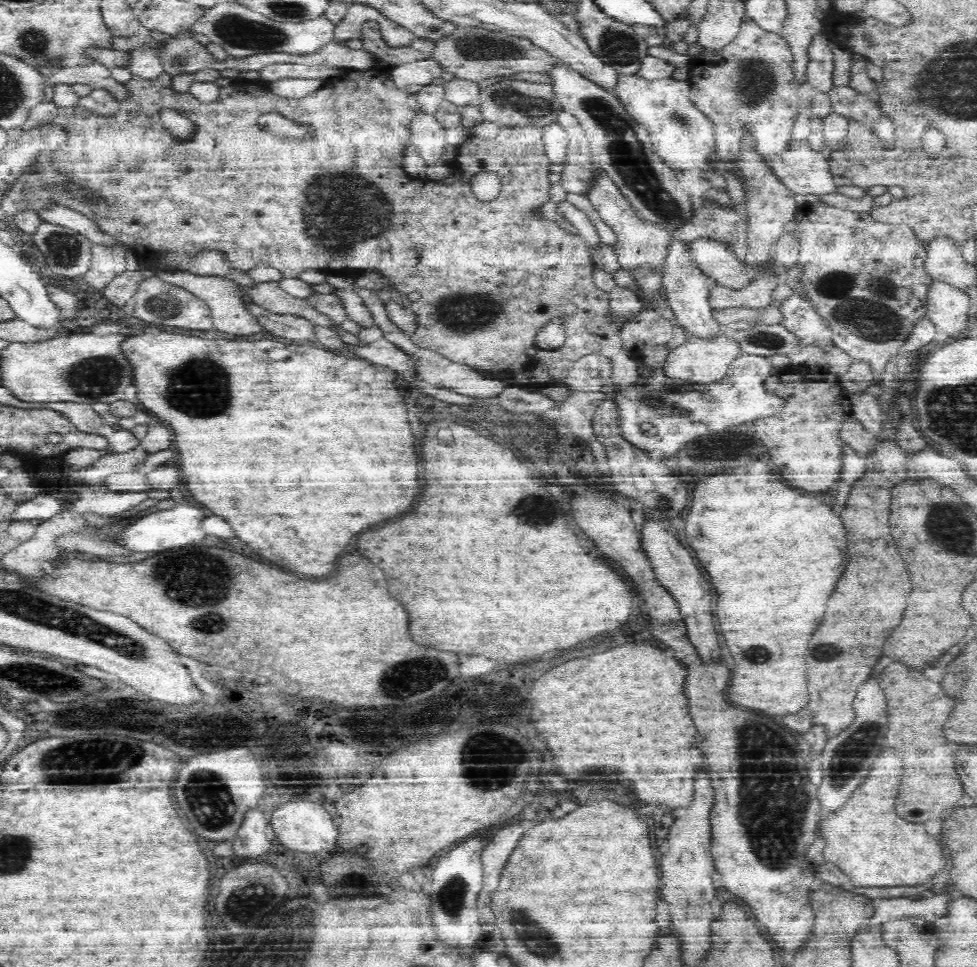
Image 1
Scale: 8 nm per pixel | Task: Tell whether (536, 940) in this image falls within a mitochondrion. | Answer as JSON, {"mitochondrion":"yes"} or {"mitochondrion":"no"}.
{"mitochondrion":"yes"}

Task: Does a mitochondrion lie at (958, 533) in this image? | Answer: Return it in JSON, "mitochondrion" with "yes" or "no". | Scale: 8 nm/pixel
{"mitochondrion":"yes"}

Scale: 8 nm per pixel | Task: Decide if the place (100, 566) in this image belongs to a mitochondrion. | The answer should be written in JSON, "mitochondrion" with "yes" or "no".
{"mitochondrion":"no"}

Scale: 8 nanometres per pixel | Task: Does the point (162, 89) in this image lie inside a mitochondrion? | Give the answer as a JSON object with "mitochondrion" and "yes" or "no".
{"mitochondrion":"no"}

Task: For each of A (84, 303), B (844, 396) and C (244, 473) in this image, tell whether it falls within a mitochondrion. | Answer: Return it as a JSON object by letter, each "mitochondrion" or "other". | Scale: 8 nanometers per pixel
{"A":"other","B":"other","C":"other"}

